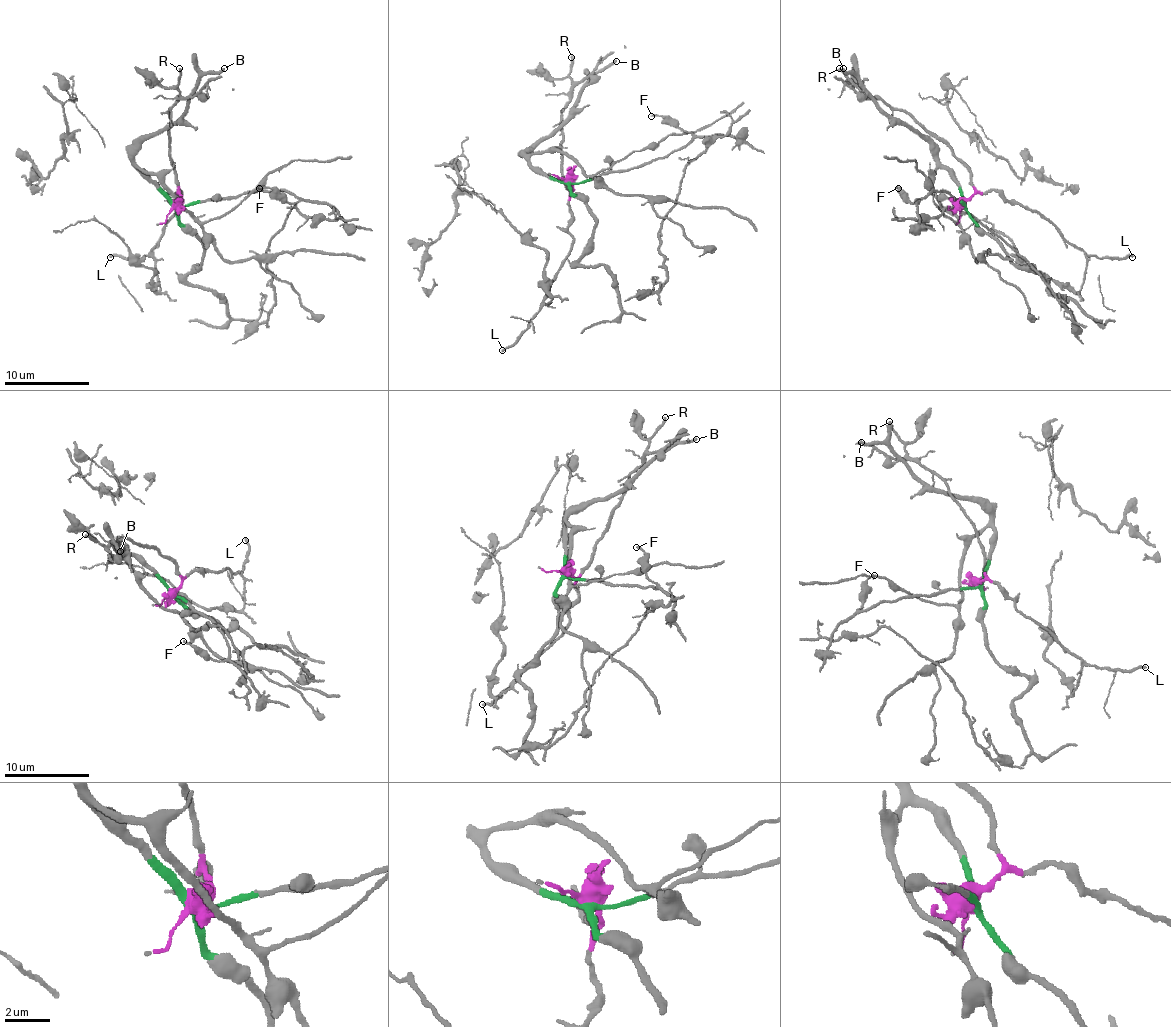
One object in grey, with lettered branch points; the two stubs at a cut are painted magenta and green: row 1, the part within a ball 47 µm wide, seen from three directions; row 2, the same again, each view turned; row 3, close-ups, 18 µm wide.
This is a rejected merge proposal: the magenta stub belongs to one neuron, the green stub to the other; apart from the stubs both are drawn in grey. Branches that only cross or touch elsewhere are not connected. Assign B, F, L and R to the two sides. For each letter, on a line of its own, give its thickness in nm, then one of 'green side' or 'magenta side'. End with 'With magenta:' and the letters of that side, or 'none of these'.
B: 220 nm | green side
F: 130 nm | green side
L: 190 nm | magenta side
R: 200 nm | magenta side
With magenta: L, R

